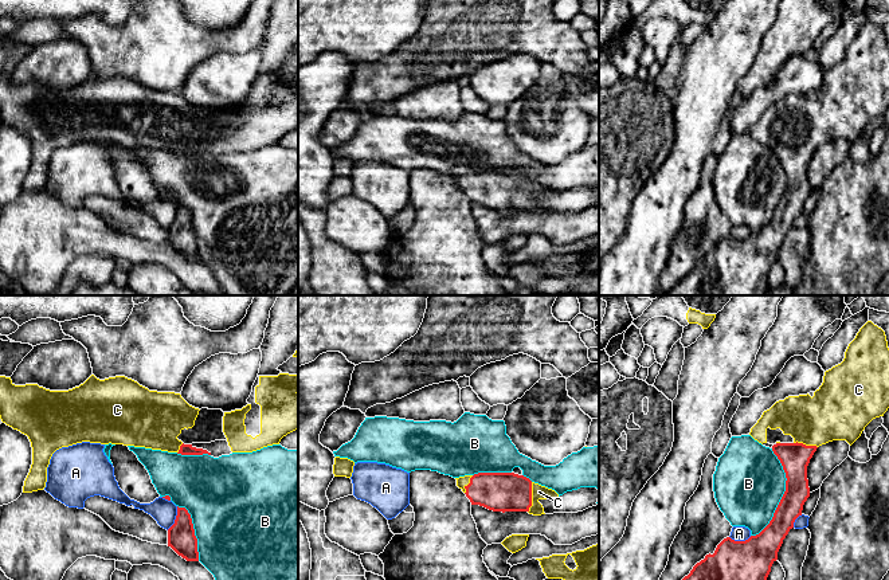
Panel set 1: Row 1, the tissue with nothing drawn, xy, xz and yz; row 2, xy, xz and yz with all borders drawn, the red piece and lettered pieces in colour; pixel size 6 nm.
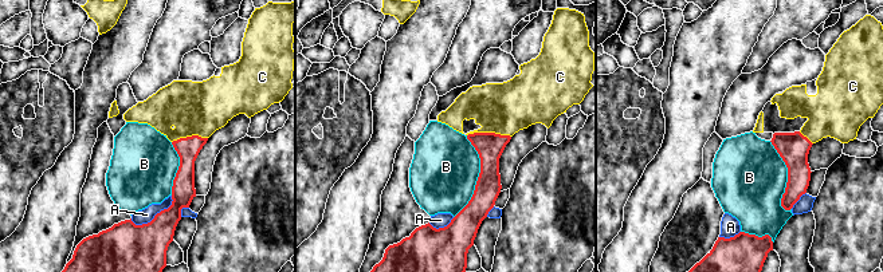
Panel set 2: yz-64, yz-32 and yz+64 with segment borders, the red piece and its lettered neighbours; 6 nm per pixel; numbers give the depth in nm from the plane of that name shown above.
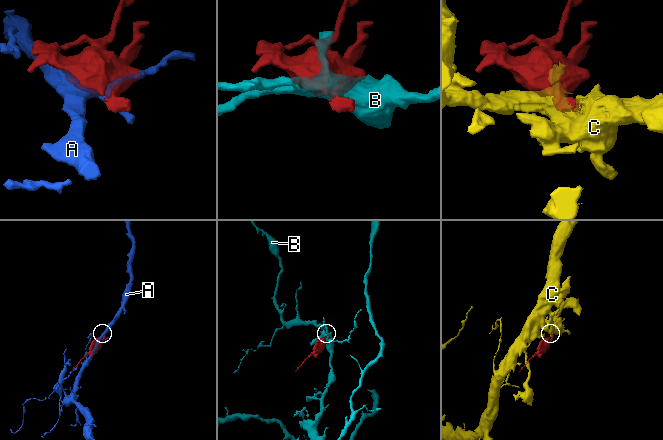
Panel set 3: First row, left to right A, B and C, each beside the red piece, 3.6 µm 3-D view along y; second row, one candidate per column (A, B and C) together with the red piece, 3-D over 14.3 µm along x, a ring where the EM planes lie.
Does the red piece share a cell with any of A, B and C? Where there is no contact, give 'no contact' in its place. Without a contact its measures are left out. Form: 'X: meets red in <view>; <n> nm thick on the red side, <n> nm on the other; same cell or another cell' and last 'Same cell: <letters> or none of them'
A: meets red in xy; 170 nm thick on the red side, 150 nm on the other; another cell
B: meets red in yz; 180 nm thick on the red side, 420 nm on the other; another cell
C: meets red in xz; 240 nm thick on the red side, 90 nm on the other; same cell
Same cell: C

